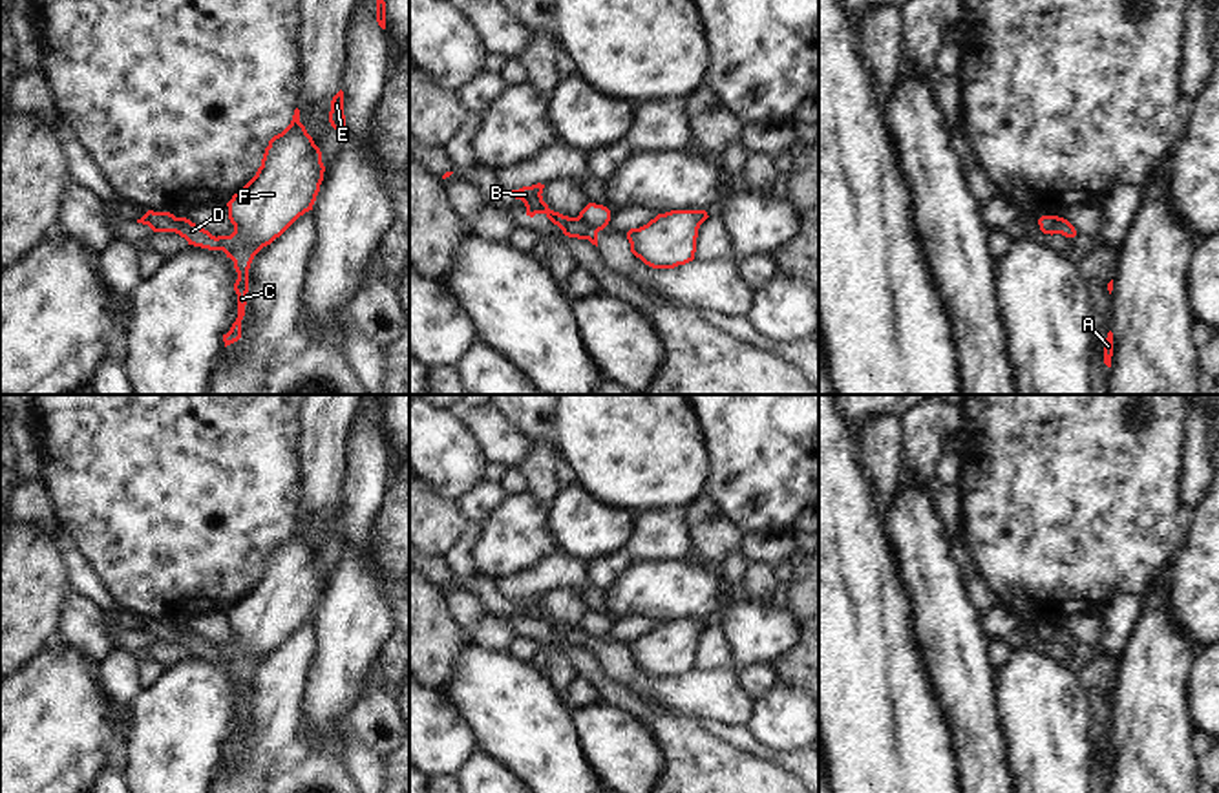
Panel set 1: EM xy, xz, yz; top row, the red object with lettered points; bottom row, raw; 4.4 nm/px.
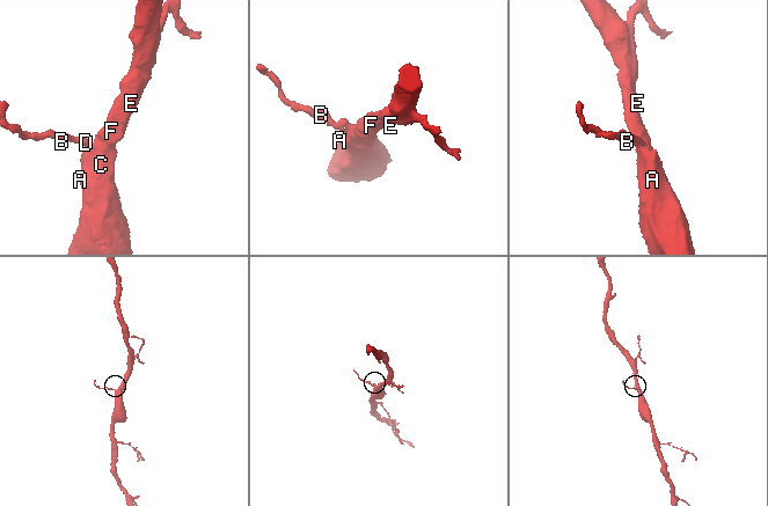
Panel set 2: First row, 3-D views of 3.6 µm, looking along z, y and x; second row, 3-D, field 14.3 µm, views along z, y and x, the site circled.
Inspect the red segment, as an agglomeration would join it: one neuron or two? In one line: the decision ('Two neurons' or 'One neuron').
Two neurons

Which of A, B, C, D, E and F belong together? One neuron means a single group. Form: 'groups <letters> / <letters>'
groups A C D E F / B

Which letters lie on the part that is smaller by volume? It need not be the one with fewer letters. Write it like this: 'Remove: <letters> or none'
Remove: B

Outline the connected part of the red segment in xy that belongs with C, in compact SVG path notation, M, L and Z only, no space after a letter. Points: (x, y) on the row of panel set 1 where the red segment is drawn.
M294 110L291 124L269 141L256 175L227 203L234 225L230 236L212 236L186 217L177 217L177 234L188 245L223 250L234 261L238 318L223 334L225 347L241 338L254 256L280 238L300 216L313 210L325 166L322 152Z

